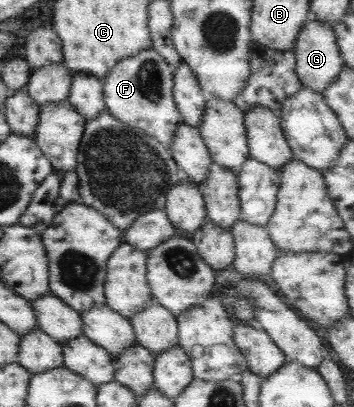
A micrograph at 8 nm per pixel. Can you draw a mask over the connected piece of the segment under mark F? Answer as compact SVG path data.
M152 46L122 58L103 80L106 111L117 120L155 137L169 148L178 124L182 122L173 96L174 71Z

